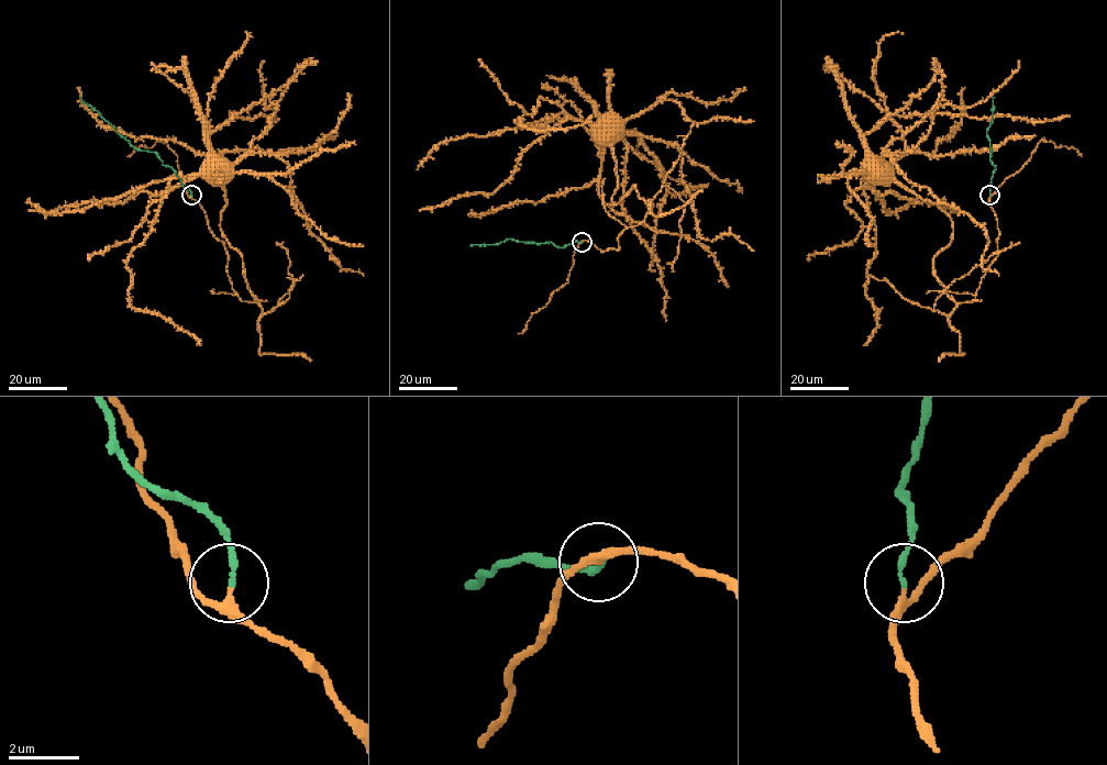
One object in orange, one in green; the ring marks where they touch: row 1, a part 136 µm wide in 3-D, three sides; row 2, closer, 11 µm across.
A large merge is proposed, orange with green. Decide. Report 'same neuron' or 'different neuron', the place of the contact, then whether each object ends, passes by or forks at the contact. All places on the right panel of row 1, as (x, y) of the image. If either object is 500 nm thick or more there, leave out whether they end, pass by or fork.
same neuron | (989, 195) | orange passes by | green ends

